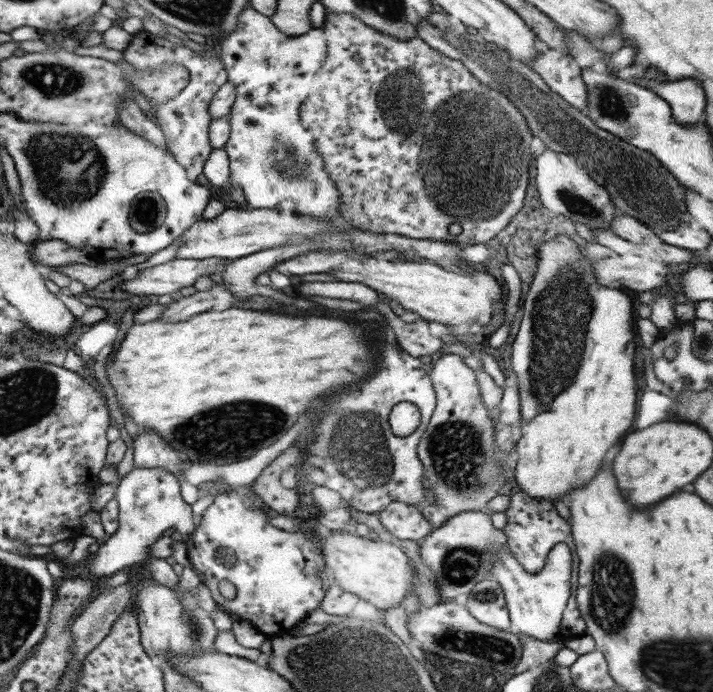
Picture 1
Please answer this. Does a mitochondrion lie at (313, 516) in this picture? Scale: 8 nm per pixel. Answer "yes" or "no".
no

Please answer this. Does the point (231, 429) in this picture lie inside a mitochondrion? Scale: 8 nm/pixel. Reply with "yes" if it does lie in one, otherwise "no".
yes

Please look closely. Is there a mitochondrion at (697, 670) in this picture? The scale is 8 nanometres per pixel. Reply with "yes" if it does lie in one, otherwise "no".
yes

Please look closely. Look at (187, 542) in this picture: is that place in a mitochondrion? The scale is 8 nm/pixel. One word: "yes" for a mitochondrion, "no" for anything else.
no

